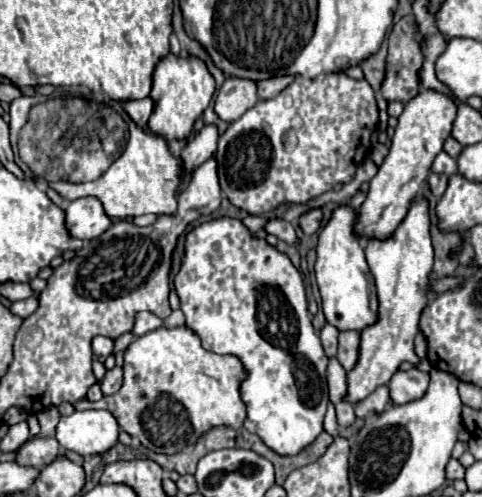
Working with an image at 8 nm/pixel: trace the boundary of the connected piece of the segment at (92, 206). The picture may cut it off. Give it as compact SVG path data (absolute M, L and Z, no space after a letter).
M82 197L76 201L70 201L70 205L64 209L64 223L72 237L88 241L100 237L110 227L110 217L104 213L102 203L96 201L96 197Z

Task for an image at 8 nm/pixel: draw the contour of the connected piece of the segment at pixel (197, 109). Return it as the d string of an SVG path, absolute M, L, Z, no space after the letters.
M168 53L154 71L154 83L152 83L152 93L150 93L154 109L148 119L148 129L154 135L164 137L166 143L188 139L192 135L192 127L196 119L202 117L202 111L210 105L214 89L216 89L214 79L200 59L196 57L180 59Z

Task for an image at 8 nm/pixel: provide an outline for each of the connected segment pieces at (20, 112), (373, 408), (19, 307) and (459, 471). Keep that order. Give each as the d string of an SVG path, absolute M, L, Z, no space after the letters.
M36 95L36 97L18 97L18 99L14 99L14 101L10 103L10 111L8 111L8 113L10 113L10 123L8 123L8 127L10 127L10 141L12 141L14 151L16 151L18 131L20 131L22 125L26 123L30 107L36 105L36 103L42 103L44 99L46 99L46 97L42 97L42 95Z
M382 385L382 387L376 387L364 401L358 401L354 405L354 411L356 411L356 417L366 417L368 413L382 413L386 407L388 407L388 387Z
M28 297L28 299L22 299L22 301L16 301L10 305L10 311L22 319L26 319L28 315L32 315L38 307L38 299L36 297Z
M450 459L450 461L448 461L448 465L446 465L446 479L448 479L448 481L464 479L464 467L462 467L456 459Z

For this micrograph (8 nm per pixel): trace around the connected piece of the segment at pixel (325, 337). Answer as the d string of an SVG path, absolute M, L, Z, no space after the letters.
M326 325L320 333L320 339L322 339L322 347L324 347L326 357L334 357L336 347L338 347L338 329L332 325Z

